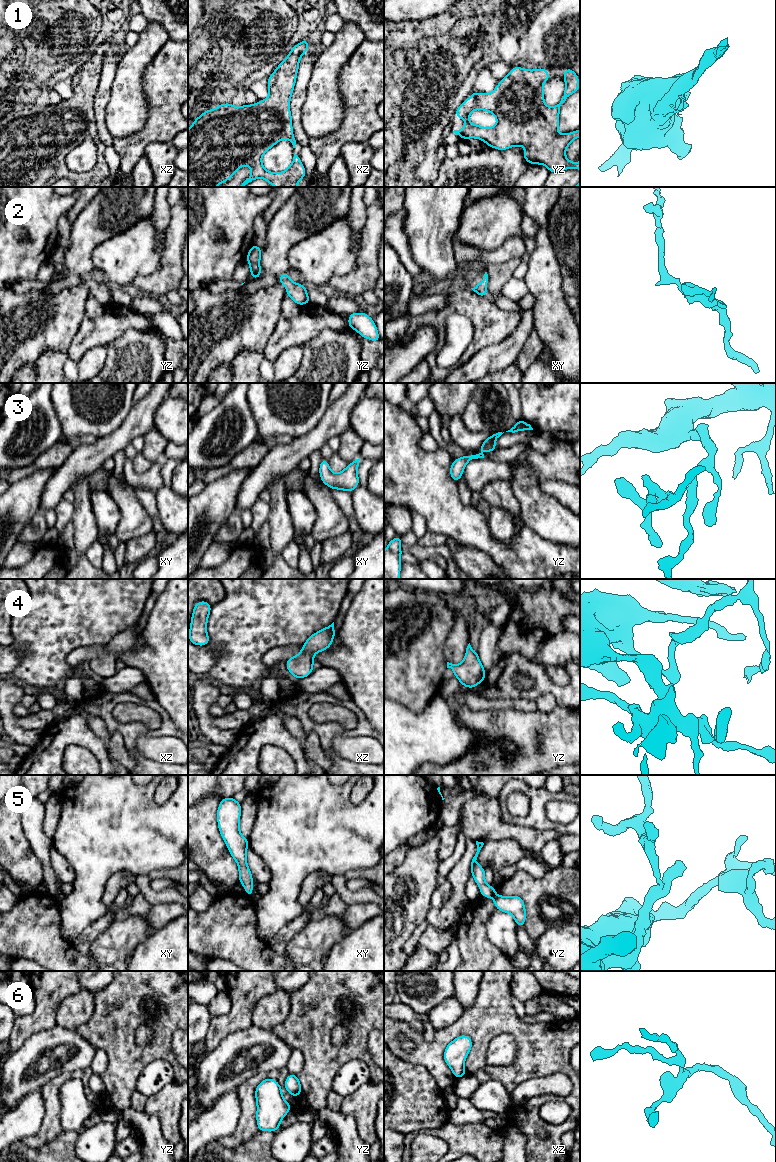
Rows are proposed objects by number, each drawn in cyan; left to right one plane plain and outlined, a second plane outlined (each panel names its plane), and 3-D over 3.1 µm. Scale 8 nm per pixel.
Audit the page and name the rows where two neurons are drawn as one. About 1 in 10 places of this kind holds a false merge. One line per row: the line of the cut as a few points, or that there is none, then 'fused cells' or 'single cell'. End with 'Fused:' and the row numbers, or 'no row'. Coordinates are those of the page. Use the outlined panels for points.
1: no cut | single cell
2: no cut | single cell
3: no cut | single cell
4: no cut | single cell
5: no cut | single cell
6: no cut | single cell
Fused: no row

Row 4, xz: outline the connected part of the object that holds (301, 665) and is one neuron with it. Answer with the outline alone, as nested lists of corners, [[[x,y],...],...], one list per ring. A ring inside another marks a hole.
[[[334,622],[328,627],[312,634],[302,645],[302,651],[285,662],[291,675],[296,679],[309,676],[313,671],[313,655],[328,649],[335,635]]]

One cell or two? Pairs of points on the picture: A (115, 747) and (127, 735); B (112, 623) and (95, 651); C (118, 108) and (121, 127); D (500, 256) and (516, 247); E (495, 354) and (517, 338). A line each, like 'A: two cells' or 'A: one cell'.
A: two cells
B: two cells
C: one cell
D: one cell
E: one cell

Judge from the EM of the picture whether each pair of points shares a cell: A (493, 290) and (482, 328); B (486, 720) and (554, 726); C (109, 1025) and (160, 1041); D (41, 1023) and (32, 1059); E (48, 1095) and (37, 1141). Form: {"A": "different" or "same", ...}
{"A": "different", "B": "same", "C": "same", "D": "different", "E": "same"}

